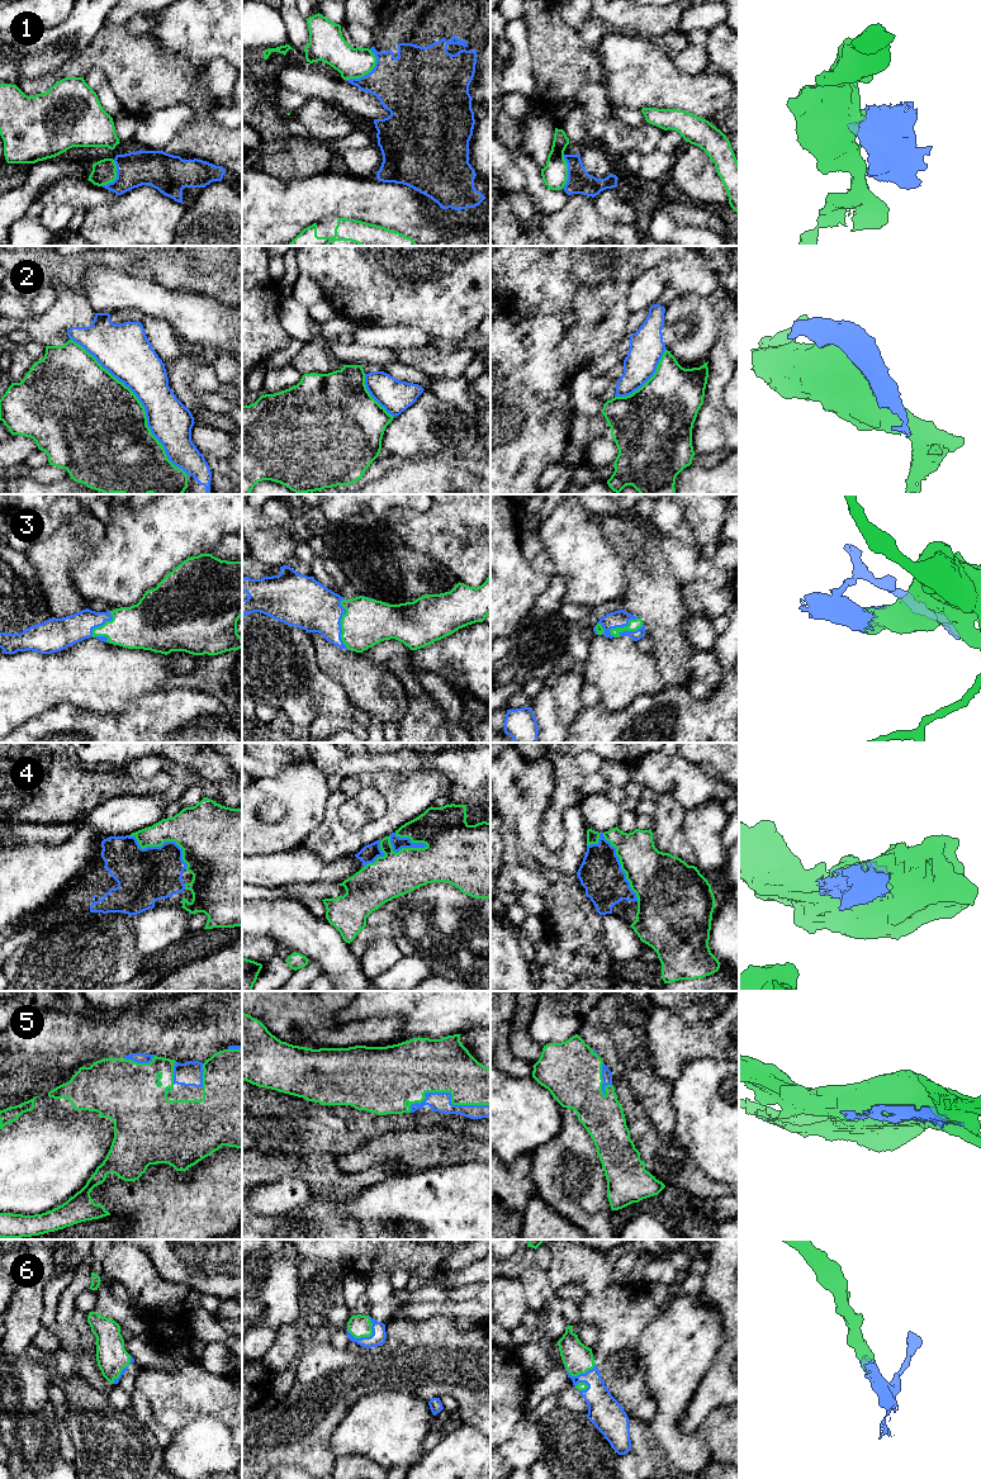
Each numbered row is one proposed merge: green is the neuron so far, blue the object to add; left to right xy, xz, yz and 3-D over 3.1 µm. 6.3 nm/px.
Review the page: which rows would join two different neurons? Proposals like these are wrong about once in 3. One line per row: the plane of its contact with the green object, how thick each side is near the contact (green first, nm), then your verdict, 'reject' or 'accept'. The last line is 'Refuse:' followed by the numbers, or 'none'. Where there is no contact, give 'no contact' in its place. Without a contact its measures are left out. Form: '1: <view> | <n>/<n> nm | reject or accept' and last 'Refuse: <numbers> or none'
1: xz | 190/380 nm | reject
2: xy | 500/280 nm | reject
3: xy | 280/180 nm | accept
4: yz | 340/280 nm | reject
5: xz | 340/130 nm | accept
6: xz | 150/90 nm | accept
Refuse: 1, 2, 4

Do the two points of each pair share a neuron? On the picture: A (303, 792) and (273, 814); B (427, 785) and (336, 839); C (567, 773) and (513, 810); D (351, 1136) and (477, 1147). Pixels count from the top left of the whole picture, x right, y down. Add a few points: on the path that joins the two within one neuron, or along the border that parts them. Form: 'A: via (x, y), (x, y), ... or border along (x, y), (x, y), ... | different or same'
A: border along (284, 807), (278, 804), (264, 804), (257, 815) | different
B: via (404, 806), (383, 828), (359, 835) | same
C: border along (546, 755), (553, 768), (553, 788), (544, 811) | different
D: border along (402, 1129), (375, 1136), (347, 1153) | different

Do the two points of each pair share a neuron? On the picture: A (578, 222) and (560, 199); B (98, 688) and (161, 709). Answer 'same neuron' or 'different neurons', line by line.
A: different neurons
B: different neurons

